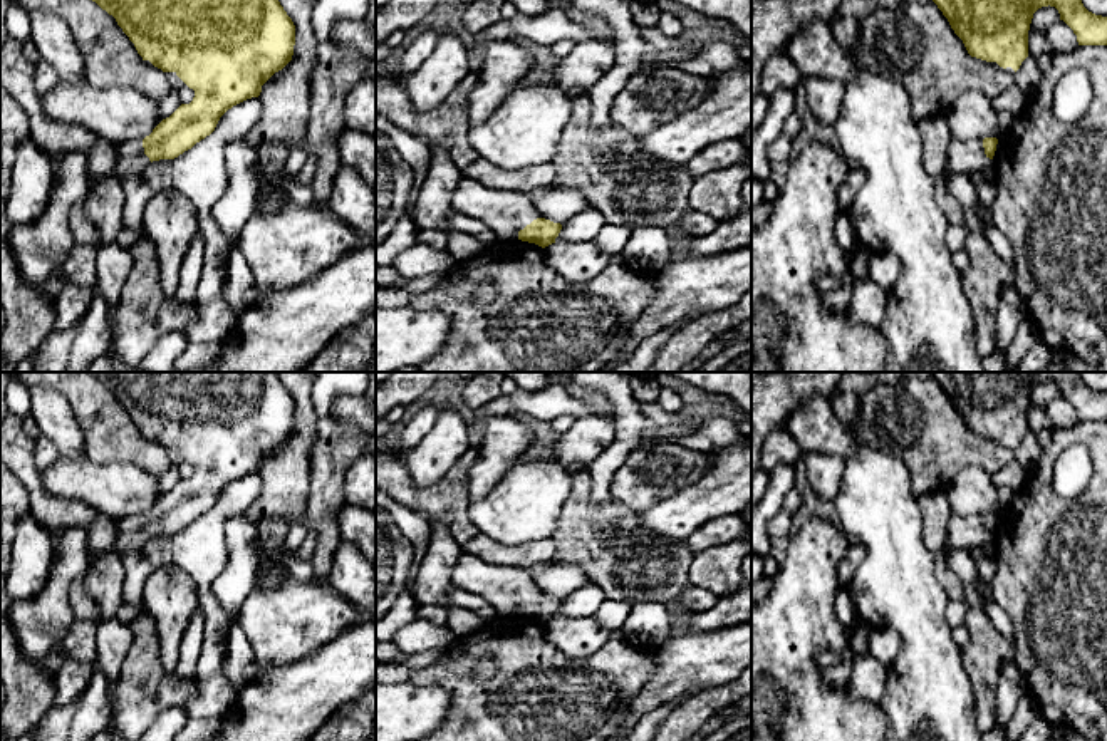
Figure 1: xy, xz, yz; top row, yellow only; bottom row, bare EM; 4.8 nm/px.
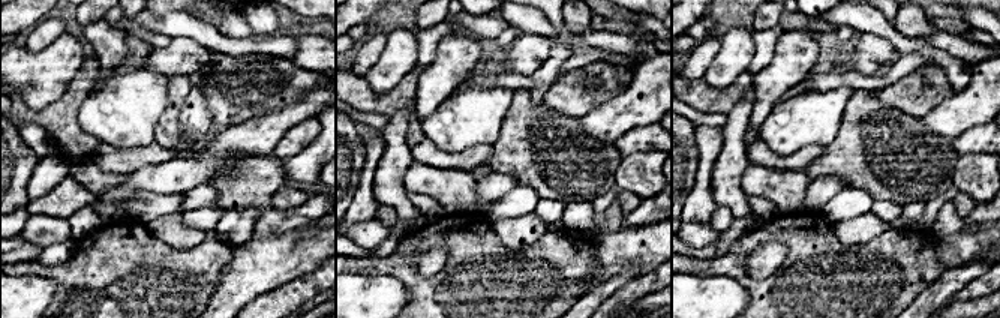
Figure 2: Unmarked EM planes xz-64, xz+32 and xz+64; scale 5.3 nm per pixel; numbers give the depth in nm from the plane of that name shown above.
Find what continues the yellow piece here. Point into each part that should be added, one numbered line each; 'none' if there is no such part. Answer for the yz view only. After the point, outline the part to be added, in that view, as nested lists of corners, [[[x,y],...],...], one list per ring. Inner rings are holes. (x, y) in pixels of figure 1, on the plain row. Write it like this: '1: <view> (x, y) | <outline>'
1: yz (965, 533) | [[[953,515],[948,523],[948,545],[969,553],[973,548],[990,545],[993,535],[985,530],[983,515]]]

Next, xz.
1: xz (505, 589) | [[[468,553],[453,567],[453,585],[483,597],[498,617],[518,615],[518,607],[538,593],[530,570],[491,565]]]

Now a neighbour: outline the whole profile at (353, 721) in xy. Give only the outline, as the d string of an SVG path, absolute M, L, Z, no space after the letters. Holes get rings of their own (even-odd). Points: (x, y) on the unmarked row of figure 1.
M376 686L335 709L309 741L376 741Z

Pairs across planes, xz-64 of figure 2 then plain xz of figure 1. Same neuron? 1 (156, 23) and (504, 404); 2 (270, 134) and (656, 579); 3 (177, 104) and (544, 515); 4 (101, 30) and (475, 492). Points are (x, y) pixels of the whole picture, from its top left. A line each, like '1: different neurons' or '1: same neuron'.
1: same neuron
2: different neurons
3: different neurons
4: same neuron

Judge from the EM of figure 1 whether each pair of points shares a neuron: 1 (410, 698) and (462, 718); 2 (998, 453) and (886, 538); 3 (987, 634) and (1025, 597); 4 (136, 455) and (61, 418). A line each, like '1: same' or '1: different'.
1: different
2: different
3: different
4: different

